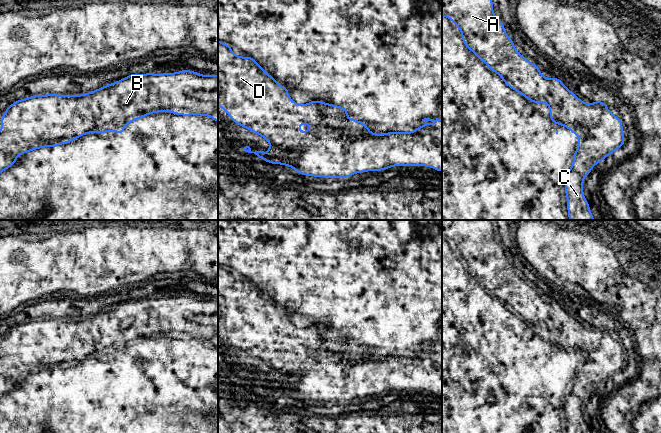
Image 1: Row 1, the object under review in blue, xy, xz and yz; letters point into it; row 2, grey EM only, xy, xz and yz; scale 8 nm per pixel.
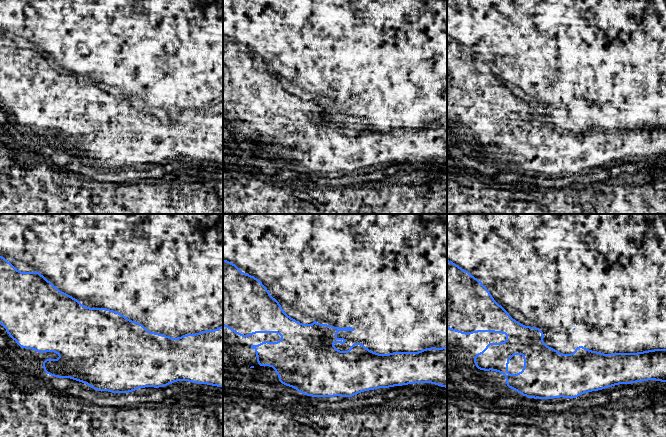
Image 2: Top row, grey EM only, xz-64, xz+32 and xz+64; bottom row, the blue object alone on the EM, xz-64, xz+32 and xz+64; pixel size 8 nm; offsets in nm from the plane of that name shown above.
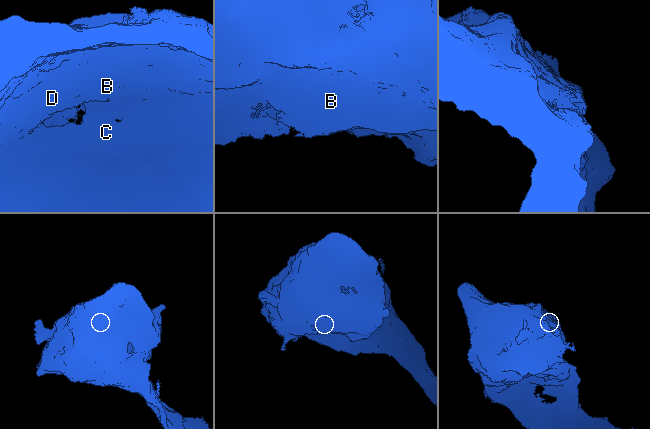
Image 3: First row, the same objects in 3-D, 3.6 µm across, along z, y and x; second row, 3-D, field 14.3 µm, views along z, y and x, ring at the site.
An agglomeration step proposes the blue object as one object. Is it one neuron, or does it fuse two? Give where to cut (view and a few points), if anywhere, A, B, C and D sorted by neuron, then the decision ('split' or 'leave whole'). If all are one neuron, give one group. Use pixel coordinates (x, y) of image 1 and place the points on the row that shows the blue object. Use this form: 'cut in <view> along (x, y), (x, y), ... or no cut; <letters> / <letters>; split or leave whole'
no cut; A B C D; leave whole

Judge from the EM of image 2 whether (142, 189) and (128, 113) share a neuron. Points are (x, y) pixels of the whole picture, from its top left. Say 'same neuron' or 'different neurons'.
different neurons

